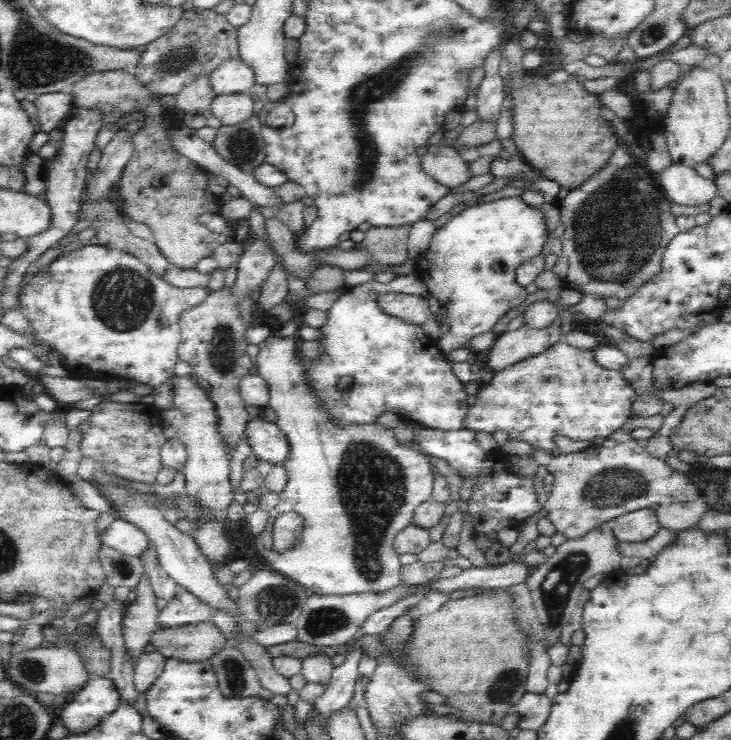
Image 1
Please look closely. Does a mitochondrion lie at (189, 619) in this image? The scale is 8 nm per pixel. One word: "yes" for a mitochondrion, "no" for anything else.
no

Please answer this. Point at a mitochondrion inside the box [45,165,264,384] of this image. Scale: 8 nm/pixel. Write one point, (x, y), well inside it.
(123, 298)

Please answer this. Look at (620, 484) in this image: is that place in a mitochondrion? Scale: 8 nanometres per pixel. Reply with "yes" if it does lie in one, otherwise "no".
yes

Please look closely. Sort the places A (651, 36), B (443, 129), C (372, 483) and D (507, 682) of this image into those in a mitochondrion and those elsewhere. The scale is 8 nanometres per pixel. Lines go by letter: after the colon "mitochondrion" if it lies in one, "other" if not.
A: mitochondrion
B: other
C: mitochondrion
D: mitochondrion

